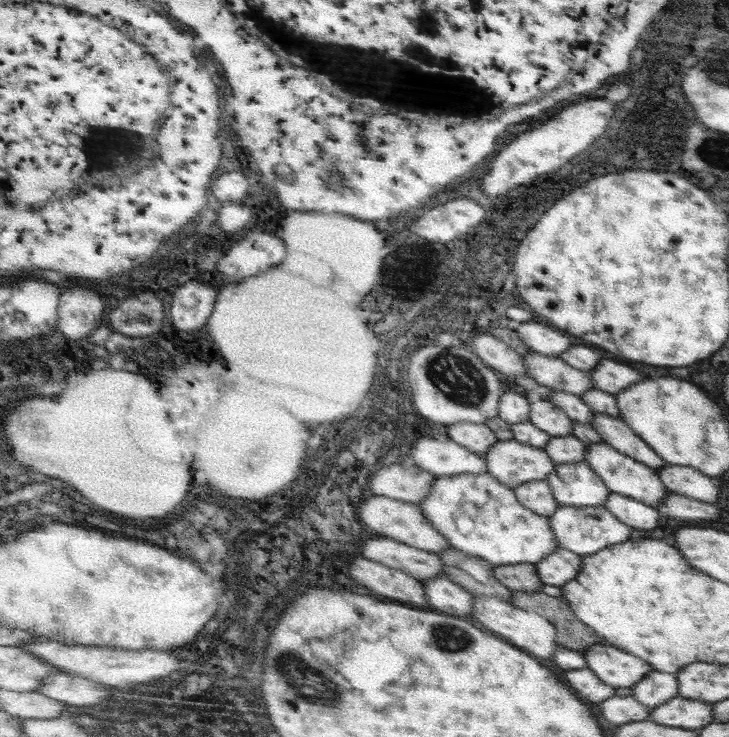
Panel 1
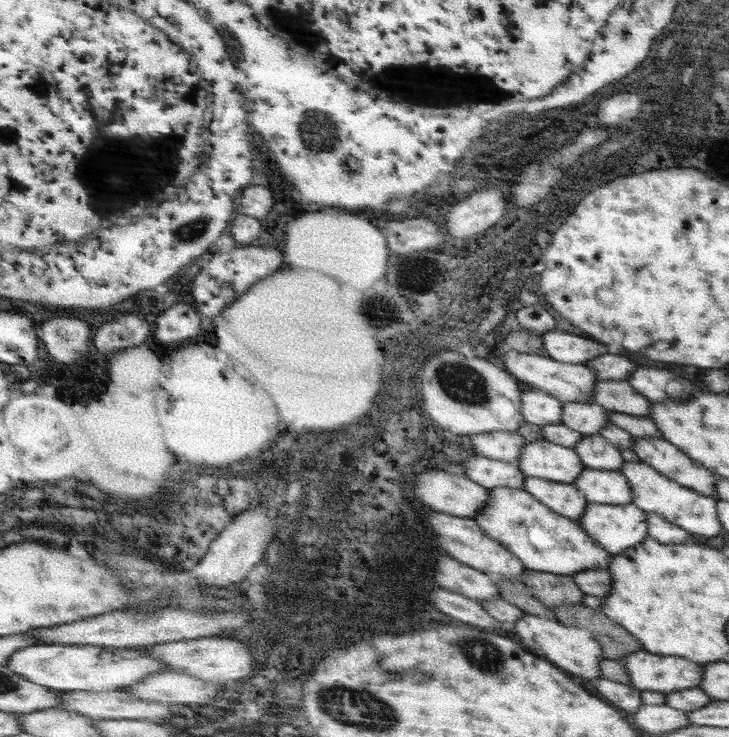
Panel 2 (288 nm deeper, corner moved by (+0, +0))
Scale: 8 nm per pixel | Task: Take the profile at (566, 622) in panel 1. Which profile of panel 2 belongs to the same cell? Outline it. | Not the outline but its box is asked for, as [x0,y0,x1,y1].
[549,606,641,660]

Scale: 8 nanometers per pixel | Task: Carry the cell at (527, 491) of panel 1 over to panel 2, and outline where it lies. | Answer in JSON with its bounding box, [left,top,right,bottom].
[521,478,587,522]

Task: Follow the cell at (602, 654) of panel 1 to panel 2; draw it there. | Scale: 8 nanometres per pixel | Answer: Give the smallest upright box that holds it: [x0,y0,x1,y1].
[619,650,701,692]

